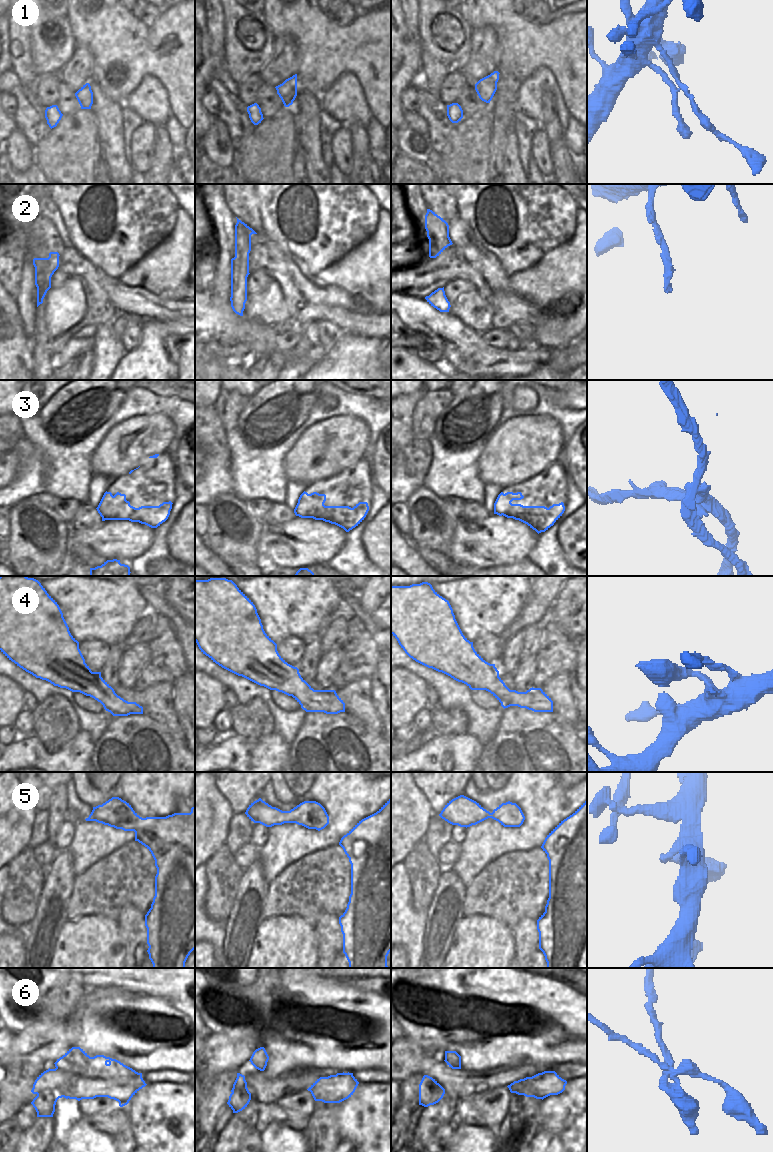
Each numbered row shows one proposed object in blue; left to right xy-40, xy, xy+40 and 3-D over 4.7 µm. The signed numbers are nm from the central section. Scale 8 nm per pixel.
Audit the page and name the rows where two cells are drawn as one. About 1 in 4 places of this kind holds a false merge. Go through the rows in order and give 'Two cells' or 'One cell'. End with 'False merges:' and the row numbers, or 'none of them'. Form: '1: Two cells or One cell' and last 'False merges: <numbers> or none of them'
1: Two cells
2: Two cells
3: Two cells
4: One cell
5: One cell
6: Two cells
False merges: 1, 2, 3, 6.

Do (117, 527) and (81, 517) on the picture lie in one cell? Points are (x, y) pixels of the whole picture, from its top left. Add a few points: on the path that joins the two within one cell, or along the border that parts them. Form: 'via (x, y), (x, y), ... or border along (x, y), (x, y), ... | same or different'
border along (103, 521), (96, 527), (79, 530) | different

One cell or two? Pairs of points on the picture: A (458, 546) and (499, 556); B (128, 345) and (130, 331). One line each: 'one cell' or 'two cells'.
A: one cell
B: one cell

